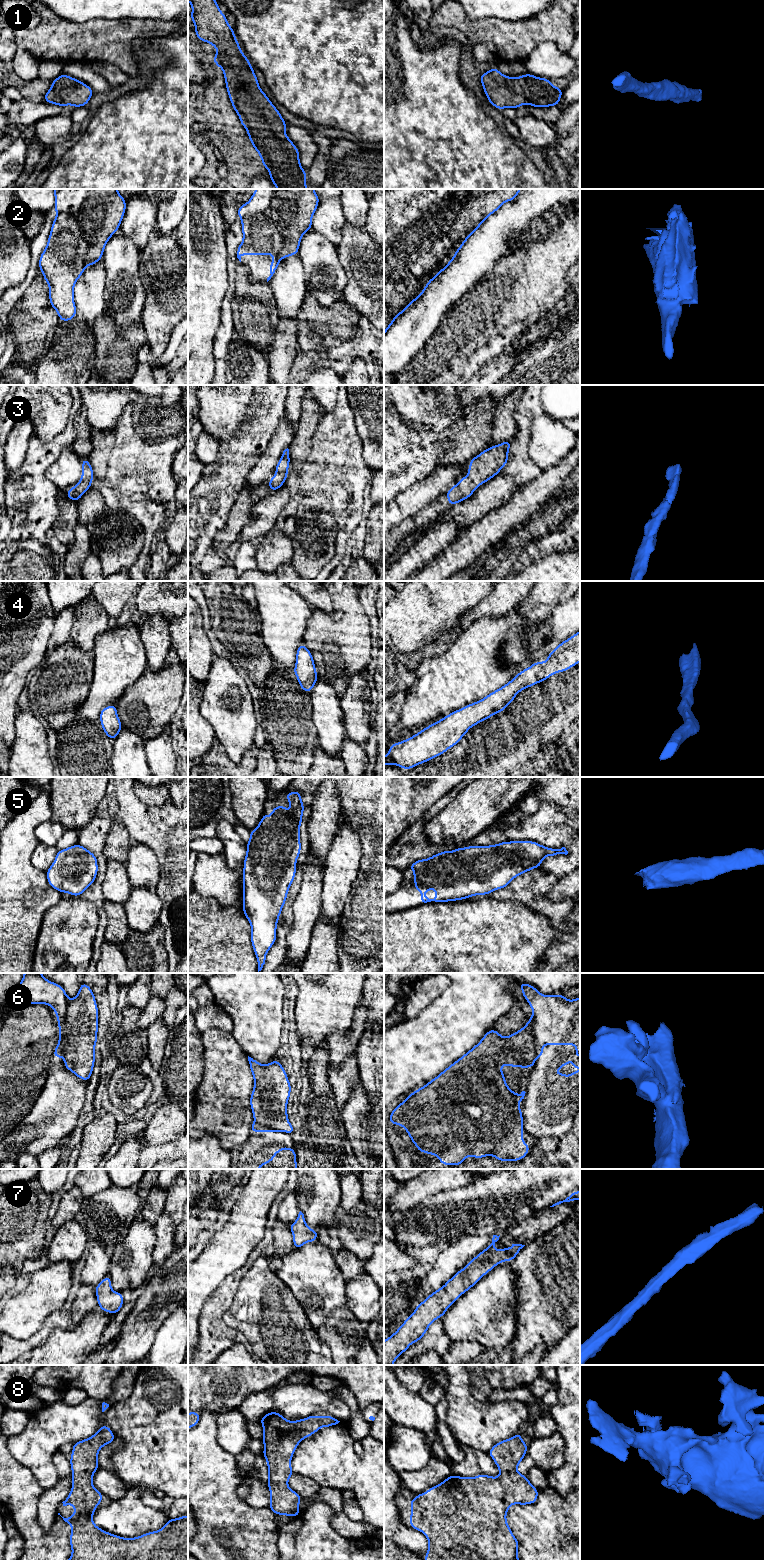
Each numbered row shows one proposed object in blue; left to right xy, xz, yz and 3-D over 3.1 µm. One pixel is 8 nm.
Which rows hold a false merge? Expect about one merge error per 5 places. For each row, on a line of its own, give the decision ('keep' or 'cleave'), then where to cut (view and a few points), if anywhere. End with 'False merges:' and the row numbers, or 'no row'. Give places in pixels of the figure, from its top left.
1: keep; cut none
2: cleave; cut yz (483, 189), (435, 243), (439, 262), (411, 268), (396, 316)
3: keep; cut none
4: keep; cut none
5: keep; cut none
6: cleave; cut xy (69, 999), (66, 1015), (67, 1037), (62, 1055)
7: keep; cut none
8: keep; cut none
False merges: 2, 6

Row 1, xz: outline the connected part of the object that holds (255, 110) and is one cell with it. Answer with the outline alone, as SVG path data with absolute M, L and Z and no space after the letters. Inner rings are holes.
M188 0L192 6L190 17L195 25L195 34L199 41L212 44L217 54L213 62L223 70L229 99L241 125L247 129L247 135L254 149L260 155L263 165L270 174L270 180L277 189L308 189L305 180L306 171L301 167L299 150L285 133L286 122L280 112L269 100L258 84L248 58L242 52L233 28L226 16L220 11L216 0Z

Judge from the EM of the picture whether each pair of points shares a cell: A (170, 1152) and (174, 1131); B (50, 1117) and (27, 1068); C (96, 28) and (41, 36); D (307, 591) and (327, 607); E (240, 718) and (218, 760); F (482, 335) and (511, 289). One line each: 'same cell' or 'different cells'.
A: different cells
B: different cells
C: same cell
D: same cell
E: different cells
F: same cell

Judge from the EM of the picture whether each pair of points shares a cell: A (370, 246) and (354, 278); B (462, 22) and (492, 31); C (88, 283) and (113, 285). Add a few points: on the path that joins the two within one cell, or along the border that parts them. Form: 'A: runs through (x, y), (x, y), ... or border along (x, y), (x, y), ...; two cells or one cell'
A: runs through (367, 254), (367, 265), (362, 270); one cell
B: runs through (469, 28), (476, 31), (485, 31); one cell
C: border along (102, 261), (105, 267), (105, 308); two cells

